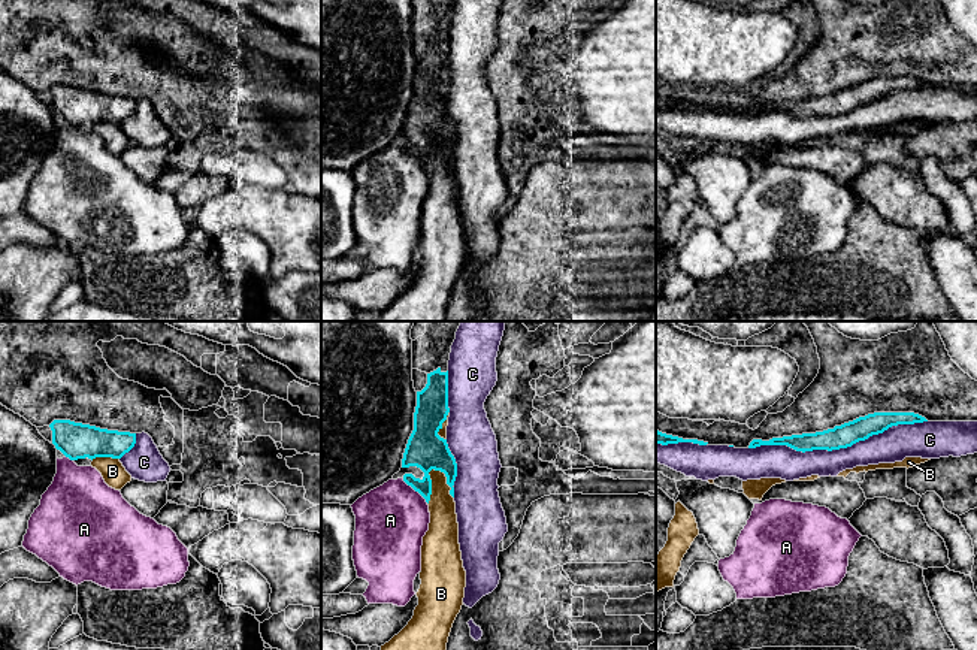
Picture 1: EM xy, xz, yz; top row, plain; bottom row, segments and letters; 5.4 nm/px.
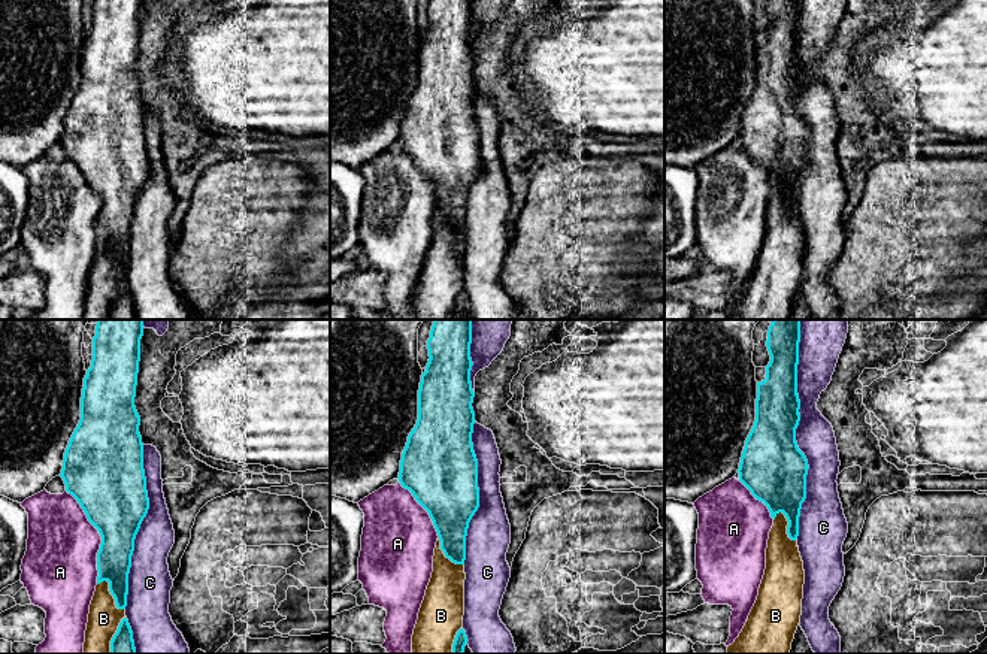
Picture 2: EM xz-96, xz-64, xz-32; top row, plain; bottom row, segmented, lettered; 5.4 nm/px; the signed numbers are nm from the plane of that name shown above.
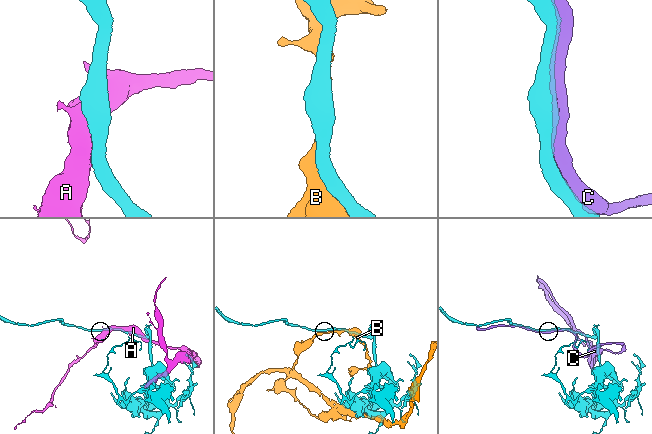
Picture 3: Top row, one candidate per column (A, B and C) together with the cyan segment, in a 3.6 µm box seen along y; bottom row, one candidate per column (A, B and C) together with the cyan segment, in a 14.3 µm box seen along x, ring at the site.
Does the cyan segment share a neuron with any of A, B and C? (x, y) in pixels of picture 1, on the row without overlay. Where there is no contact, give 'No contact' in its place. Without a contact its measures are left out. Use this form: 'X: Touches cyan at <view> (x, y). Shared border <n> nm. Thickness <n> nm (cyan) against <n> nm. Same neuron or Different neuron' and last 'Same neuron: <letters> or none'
A: Touches cyan at xz (416, 156). Shared border 190 nm. Thickness 200 nm (cyan) against 380 nm. Different neuron
B: Touches cyan at xz (430, 148). Shared border 200 nm. Thickness 200 nm (cyan) against 160 nm. Different neuron
C: Touches cyan at yz (837, 114). Shared border 950 nm. Thickness 130 nm (cyan) against 160 nm. Same neuron
Same neuron: C

